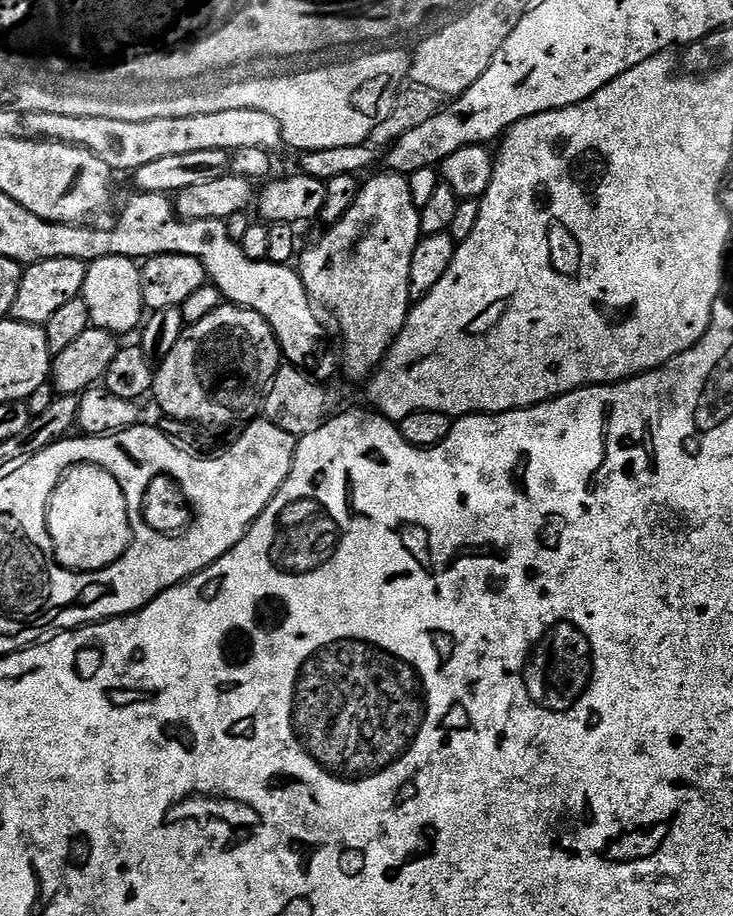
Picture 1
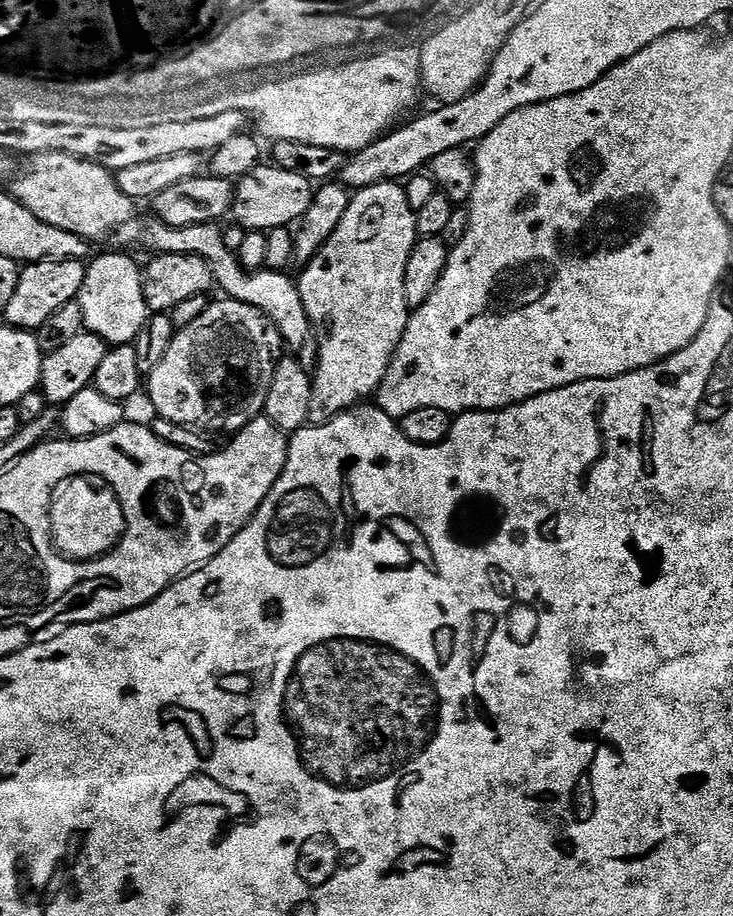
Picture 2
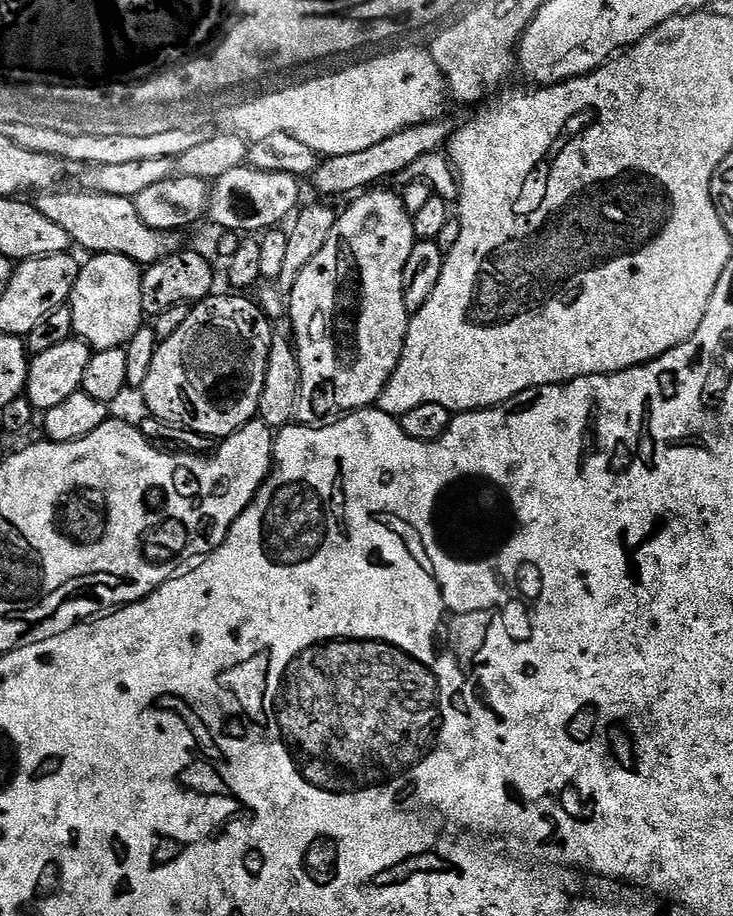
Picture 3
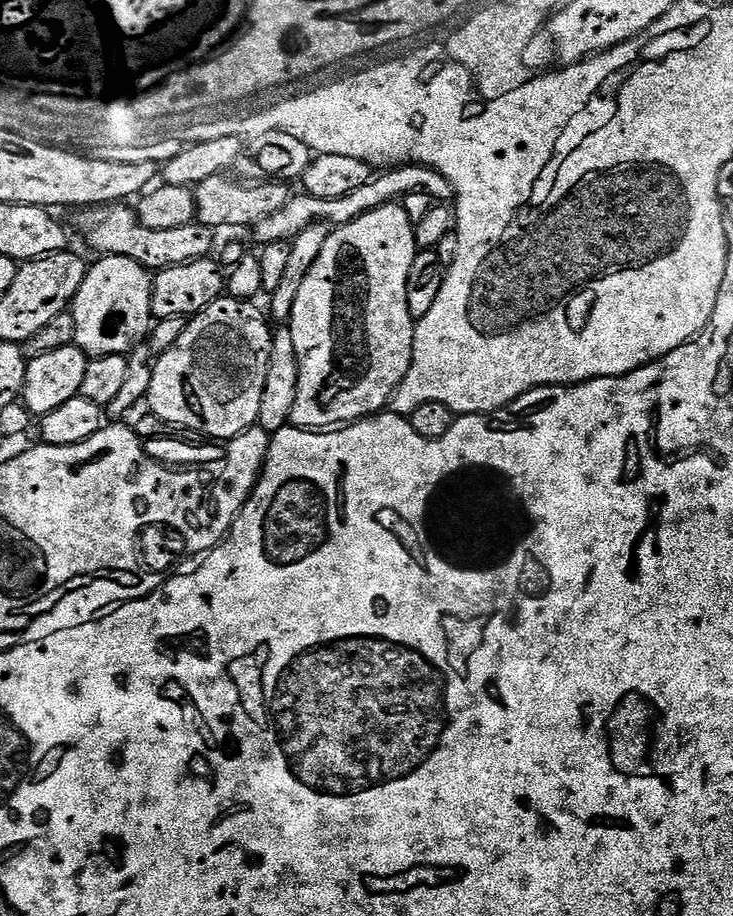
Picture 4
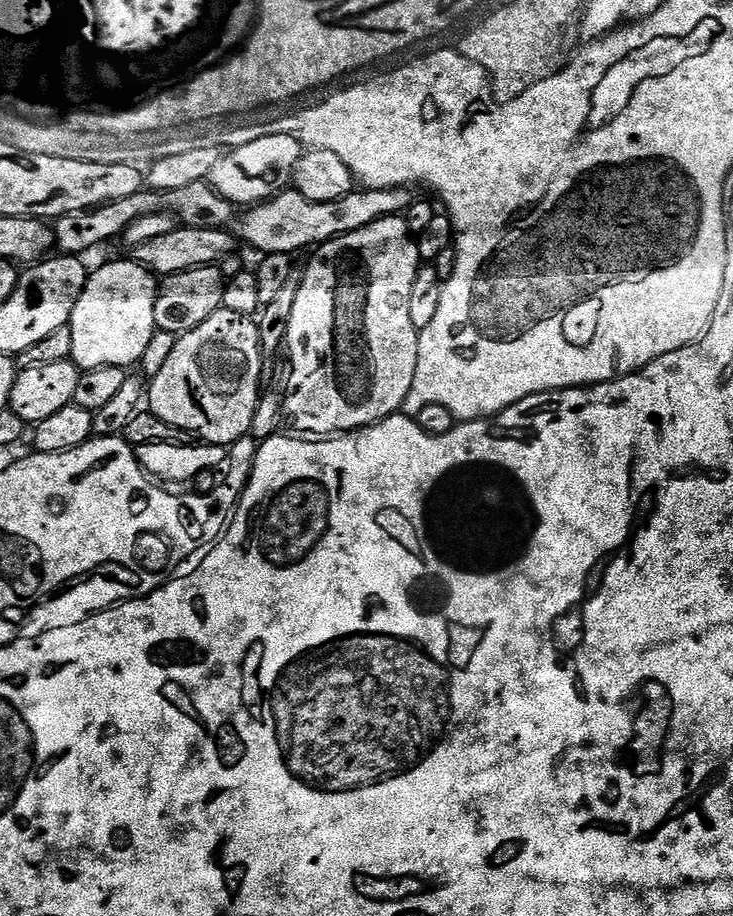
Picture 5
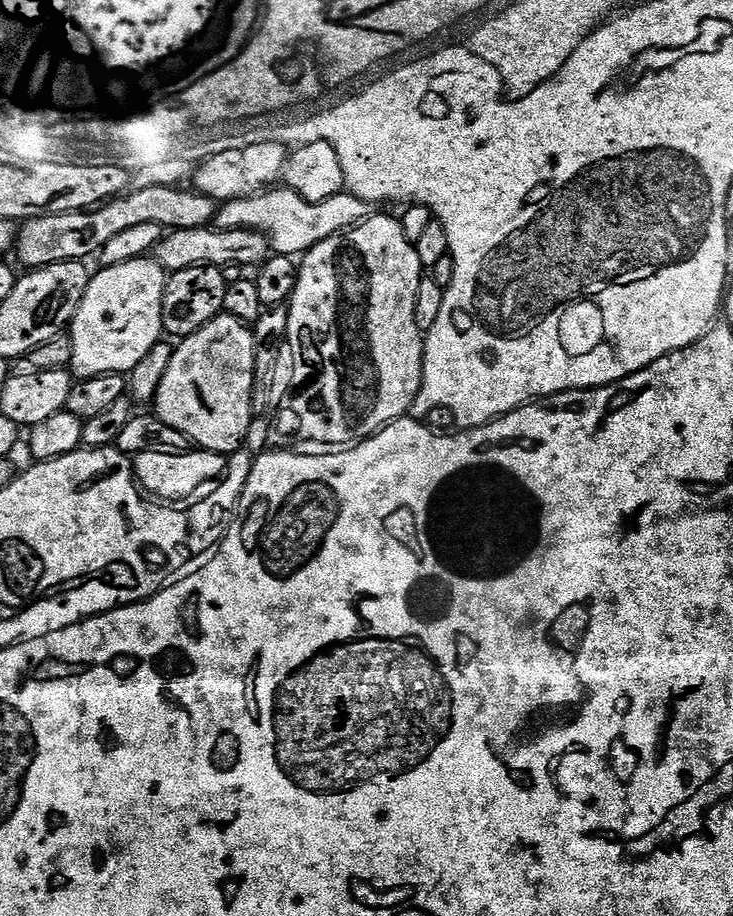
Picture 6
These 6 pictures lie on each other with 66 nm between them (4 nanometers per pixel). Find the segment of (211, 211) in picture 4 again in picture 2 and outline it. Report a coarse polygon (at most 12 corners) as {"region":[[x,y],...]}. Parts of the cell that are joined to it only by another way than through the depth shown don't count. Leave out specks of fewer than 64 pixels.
{"region":[[259,166],[237,179],[231,219],[267,233],[301,221],[317,189]]}

